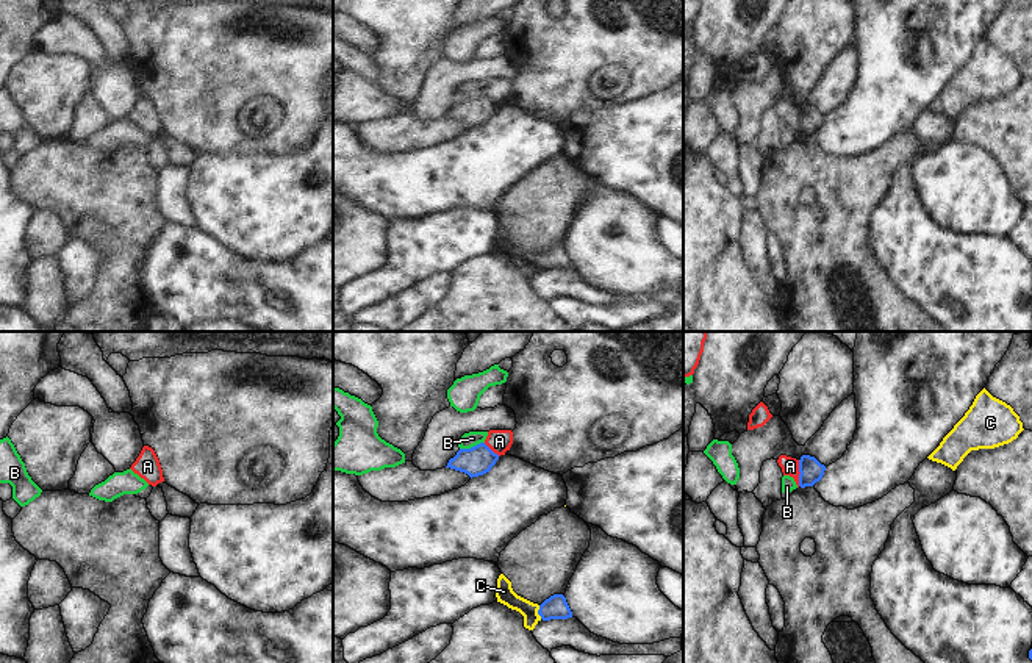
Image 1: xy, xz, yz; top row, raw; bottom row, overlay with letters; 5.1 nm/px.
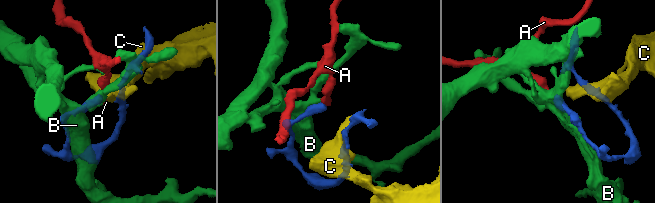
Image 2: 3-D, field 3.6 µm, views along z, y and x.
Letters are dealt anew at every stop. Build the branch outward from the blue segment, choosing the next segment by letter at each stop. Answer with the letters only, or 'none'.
none

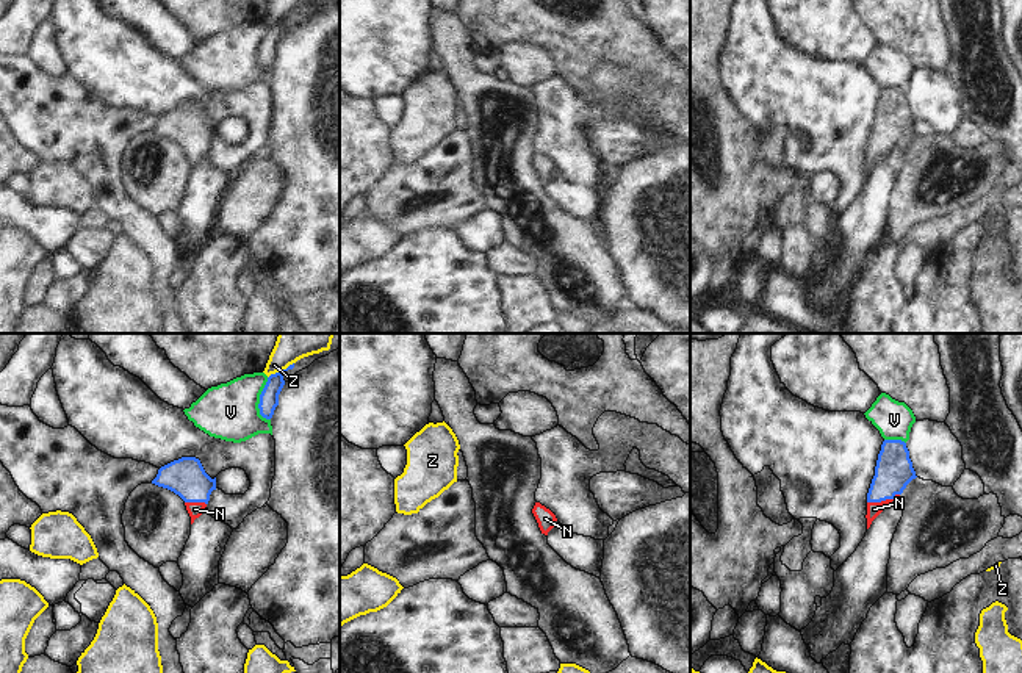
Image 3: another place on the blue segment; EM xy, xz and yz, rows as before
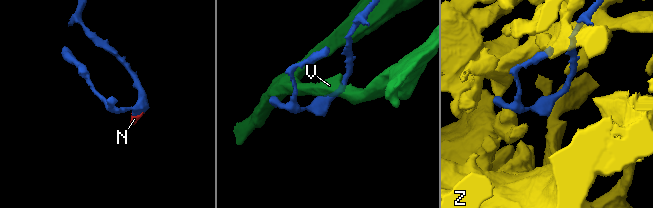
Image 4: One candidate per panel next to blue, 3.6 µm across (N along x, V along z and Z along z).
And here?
N

